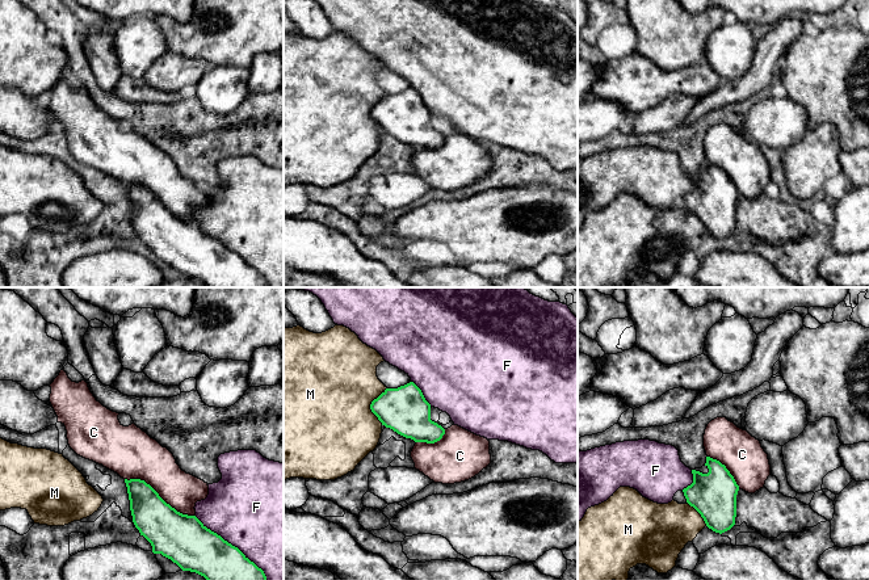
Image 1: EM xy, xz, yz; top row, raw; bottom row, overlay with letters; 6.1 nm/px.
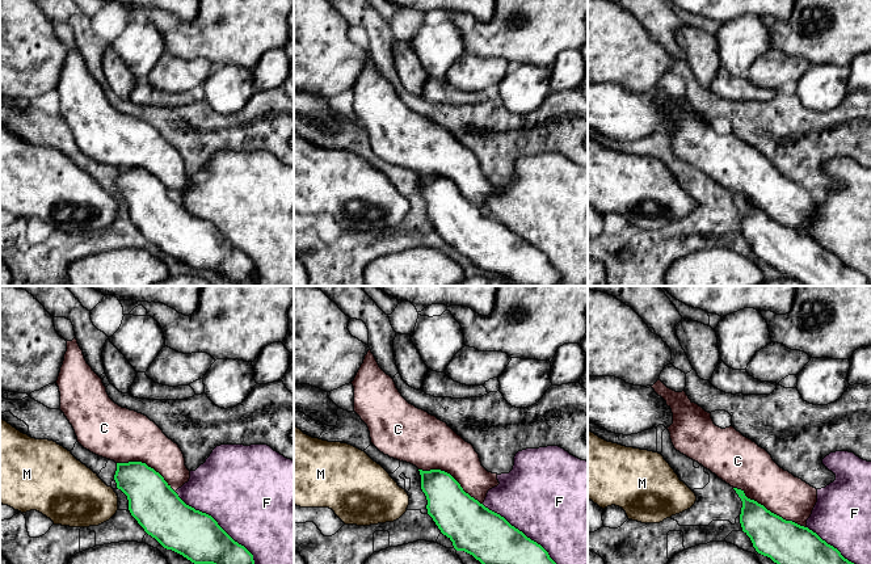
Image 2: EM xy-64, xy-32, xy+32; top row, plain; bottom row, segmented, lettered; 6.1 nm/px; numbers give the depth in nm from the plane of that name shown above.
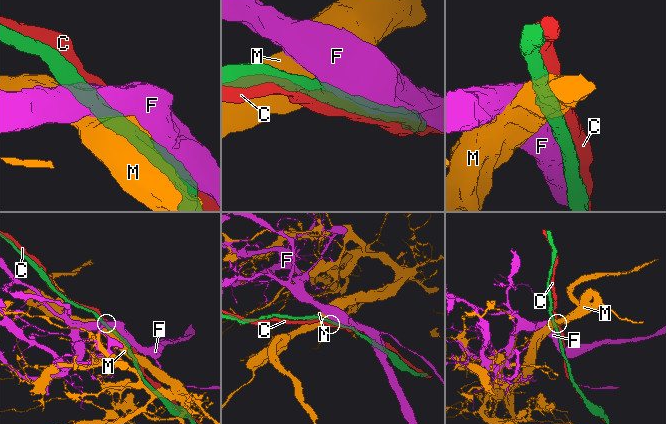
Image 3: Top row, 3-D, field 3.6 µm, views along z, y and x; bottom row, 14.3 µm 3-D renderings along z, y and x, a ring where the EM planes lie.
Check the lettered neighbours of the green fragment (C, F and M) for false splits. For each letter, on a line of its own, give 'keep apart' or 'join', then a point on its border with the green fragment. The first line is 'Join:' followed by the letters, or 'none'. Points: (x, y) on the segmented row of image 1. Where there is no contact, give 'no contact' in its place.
Join: C
C: join; meets green in xy at (159, 496)
F: keep apart; meets green in xy at (231, 545)
M: keep apart; meets green in xz at (370, 406)

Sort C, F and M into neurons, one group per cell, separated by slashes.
C / F / M

